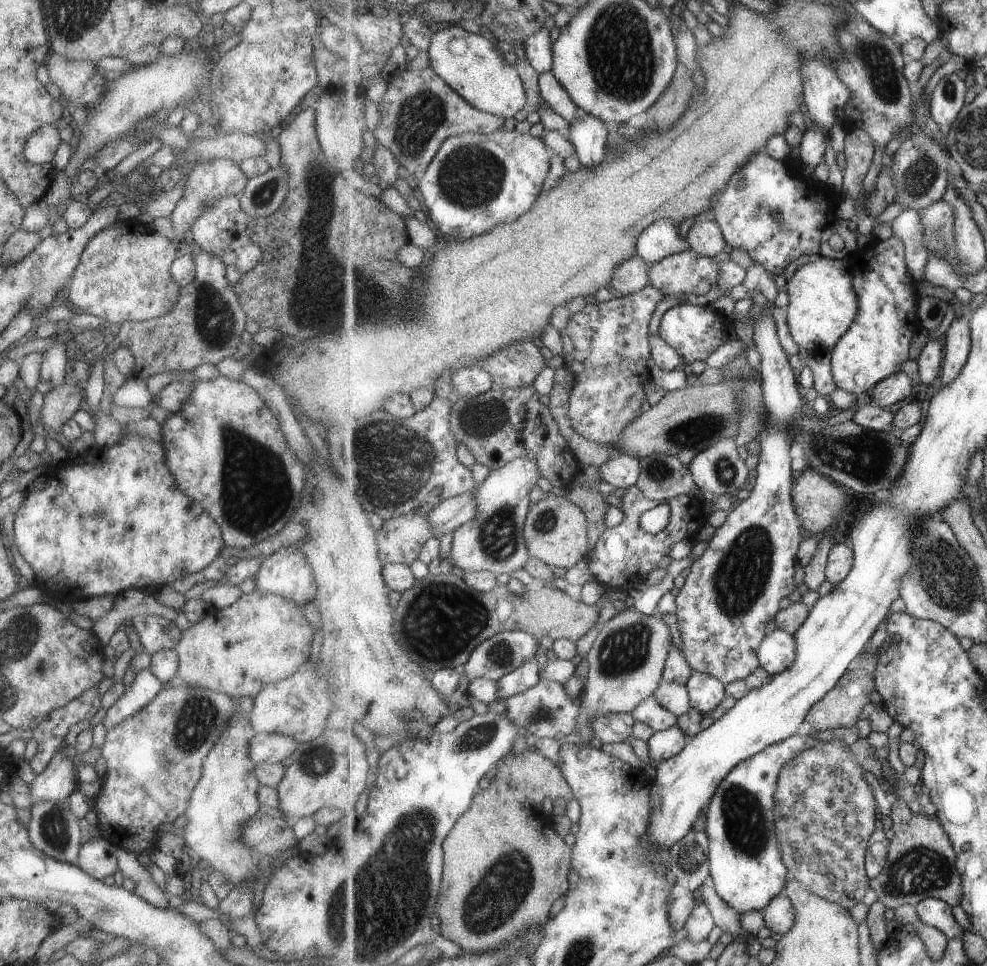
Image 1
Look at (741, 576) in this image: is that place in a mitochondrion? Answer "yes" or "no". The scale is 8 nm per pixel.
yes

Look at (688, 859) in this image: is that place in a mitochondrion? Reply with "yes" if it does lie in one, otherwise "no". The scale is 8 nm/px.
yes

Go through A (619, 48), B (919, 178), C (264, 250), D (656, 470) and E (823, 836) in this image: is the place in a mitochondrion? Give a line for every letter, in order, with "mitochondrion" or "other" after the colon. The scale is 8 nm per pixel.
A: mitochondrion
B: mitochondrion
C: other
D: mitochondrion
E: other

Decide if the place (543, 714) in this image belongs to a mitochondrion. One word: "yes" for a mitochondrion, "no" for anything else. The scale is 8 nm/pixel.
yes

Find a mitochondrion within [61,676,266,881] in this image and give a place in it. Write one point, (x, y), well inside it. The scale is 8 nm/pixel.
(198, 714)

